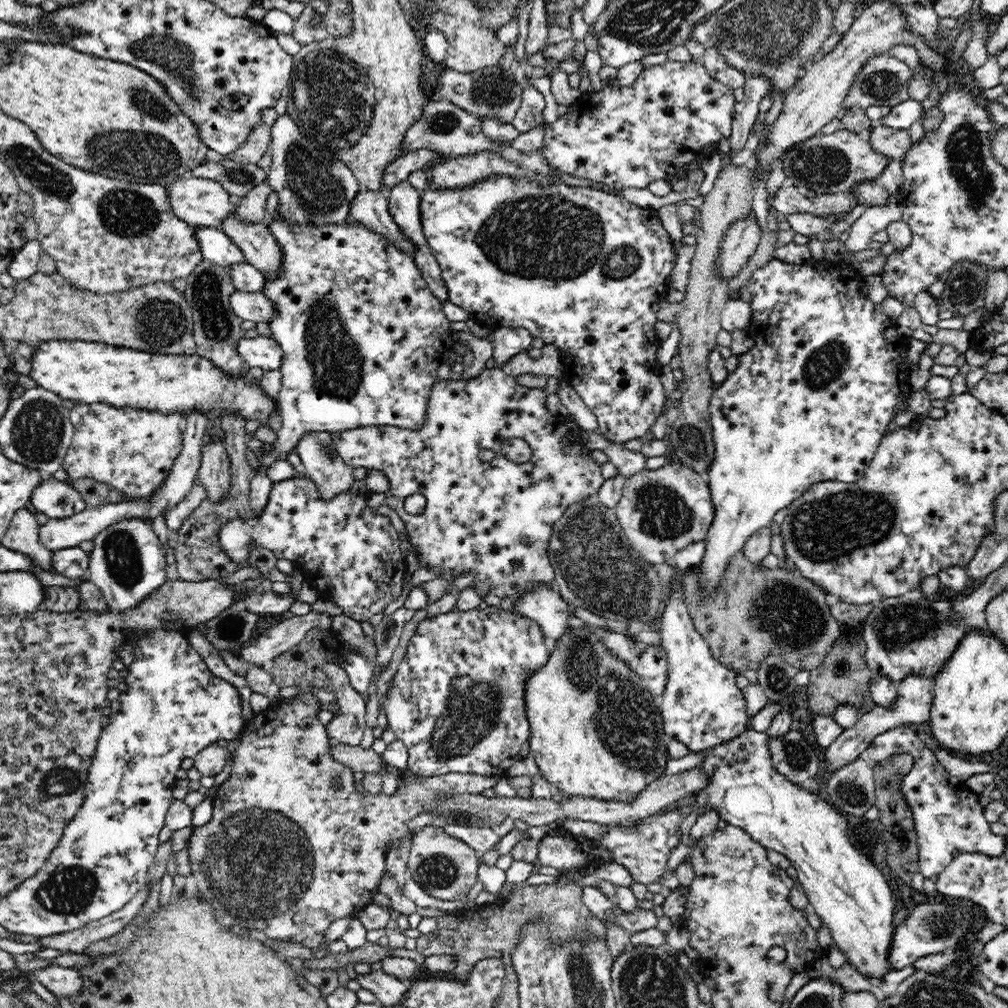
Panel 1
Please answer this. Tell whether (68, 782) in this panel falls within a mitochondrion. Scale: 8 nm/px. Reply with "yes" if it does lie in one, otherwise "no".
yes

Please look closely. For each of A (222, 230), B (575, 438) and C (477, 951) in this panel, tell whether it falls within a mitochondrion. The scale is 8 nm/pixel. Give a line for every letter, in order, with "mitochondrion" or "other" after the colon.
A: other
B: other
C: other

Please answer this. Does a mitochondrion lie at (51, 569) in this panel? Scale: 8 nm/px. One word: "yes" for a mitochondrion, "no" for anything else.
no

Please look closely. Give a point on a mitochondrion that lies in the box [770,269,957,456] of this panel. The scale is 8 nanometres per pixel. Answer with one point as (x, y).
(826, 363)

